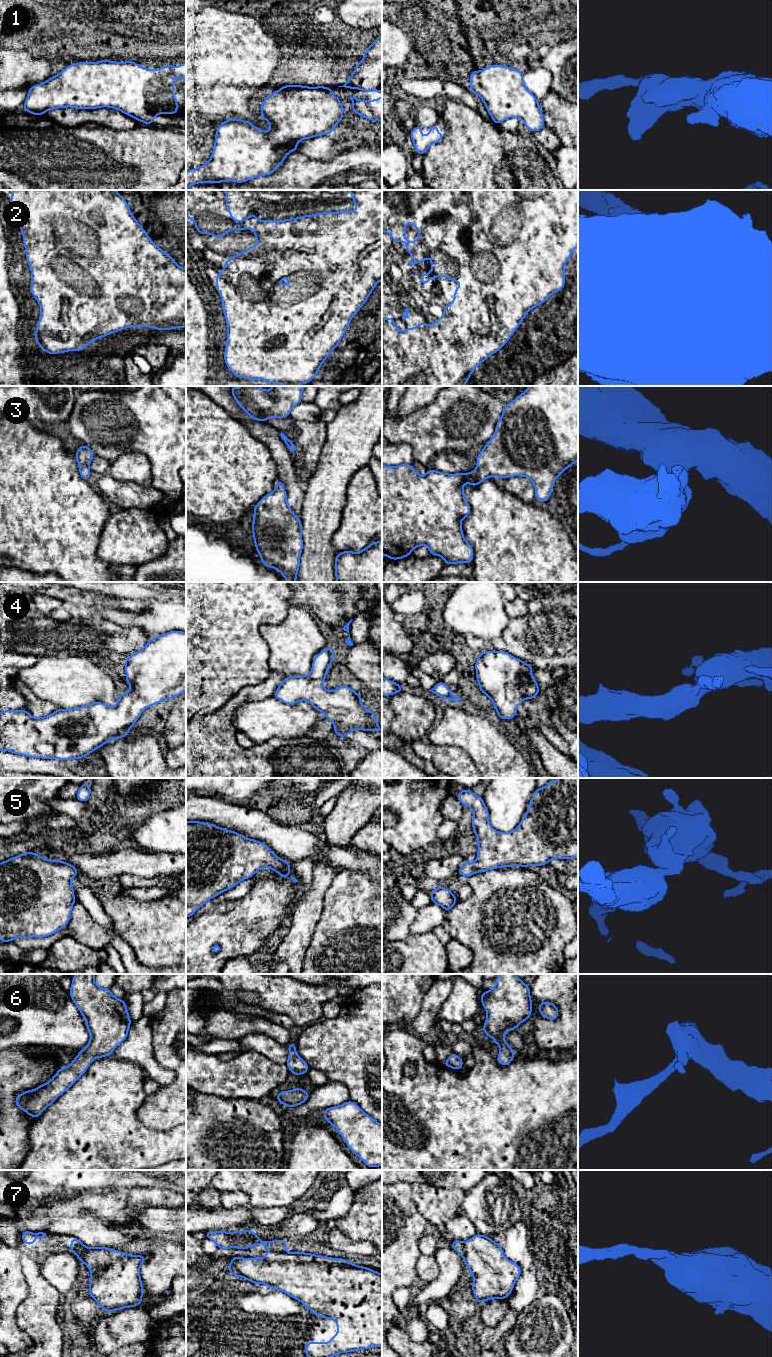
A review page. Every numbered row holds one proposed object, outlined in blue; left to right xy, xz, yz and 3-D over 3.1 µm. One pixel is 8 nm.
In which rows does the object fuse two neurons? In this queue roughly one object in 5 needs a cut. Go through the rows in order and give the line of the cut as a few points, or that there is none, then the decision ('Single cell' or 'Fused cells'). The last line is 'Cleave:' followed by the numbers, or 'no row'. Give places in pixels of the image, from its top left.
1: No split. Single cell
2: No split. Single cell
3: No split. Single cell
4: No split. Single cell
5: No split. Single cell
6: No split. Single cell
7: No split. Single cell
Cleave: no row

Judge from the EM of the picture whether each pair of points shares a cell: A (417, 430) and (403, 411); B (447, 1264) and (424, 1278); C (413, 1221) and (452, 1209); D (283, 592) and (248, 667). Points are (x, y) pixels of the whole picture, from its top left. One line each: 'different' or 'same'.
A: different
B: different
C: different
D: same

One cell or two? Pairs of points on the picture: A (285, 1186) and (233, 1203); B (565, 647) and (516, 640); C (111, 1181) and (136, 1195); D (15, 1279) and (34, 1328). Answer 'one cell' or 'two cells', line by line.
A: two cells
B: one cell
C: two cells
D: two cells

